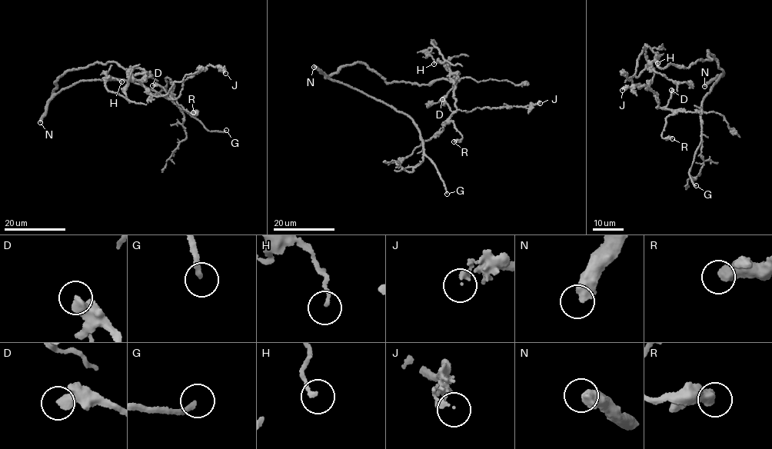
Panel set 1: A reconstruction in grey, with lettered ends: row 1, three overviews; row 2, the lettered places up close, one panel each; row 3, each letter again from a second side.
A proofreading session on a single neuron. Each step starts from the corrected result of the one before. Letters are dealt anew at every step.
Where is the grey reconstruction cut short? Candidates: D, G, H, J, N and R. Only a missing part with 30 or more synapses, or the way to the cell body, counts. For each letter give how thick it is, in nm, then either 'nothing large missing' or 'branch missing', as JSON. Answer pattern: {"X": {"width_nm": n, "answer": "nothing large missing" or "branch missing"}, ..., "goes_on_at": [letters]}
{"D": {"width_nm": 480, "answer": "nothing large missing"}, "G": {"width_nm": 200, "answer": "branch missing"}, "H": {"width_nm": 150, "answer": "nothing large missing"}, "J": {"width_nm": 170, "answer": "nothing large missing"}, "N": {"width_nm": 500, "answer": "branch missing"}, "R": {"width_nm": 500, "answer": "nothing large missing"}, "goes_on_at": ["G", "N"]}

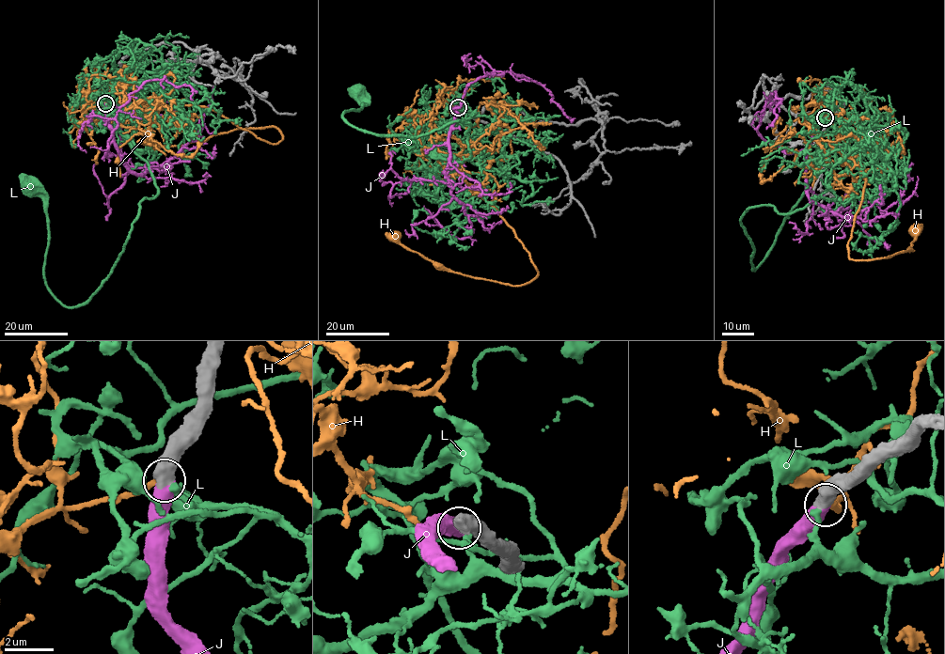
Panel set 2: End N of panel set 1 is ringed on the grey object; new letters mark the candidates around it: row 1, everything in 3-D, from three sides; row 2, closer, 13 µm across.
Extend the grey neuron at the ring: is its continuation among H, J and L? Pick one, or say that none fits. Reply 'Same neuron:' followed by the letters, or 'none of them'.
Same neuron: J

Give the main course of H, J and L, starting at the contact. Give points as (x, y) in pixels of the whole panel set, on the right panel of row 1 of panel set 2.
H: (826, 117), (847, 145), (850, 155), (842, 165), (843, 156), (865, 174), (849, 257), (906, 251), (915, 231)
J: (825, 117), (806, 157), (805, 182), (814, 203), (842, 217), (870, 221), (897, 215), (912, 194), (917, 176)
L: (825, 117), (859, 126), (865, 141), (802, 209), (745, 211), (752, 269), (816, 177), (817, 160)

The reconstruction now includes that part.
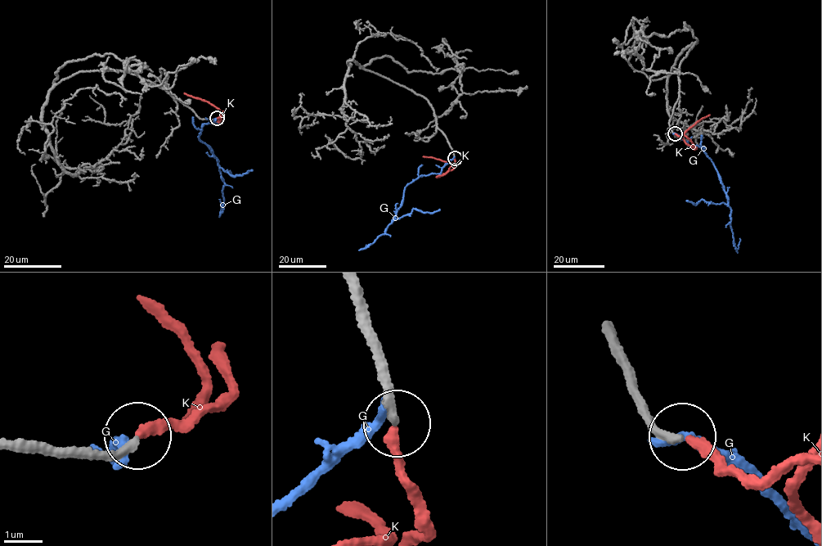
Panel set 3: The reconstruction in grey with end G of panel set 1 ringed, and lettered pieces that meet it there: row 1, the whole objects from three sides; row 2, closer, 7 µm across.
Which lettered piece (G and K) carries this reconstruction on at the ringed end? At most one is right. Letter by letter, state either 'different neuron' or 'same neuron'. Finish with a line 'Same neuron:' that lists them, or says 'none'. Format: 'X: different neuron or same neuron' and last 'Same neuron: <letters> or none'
G: different neuron
K: same neuron
Same neuron: K

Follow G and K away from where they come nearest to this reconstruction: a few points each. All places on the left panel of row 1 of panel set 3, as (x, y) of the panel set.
G: (215, 119), (216, 124), (204, 124), (199, 138), (208, 146), (218, 163), (223, 181), (221, 213), (218, 199)
K: (217, 118), (223, 115), (207, 101), (184, 93)

